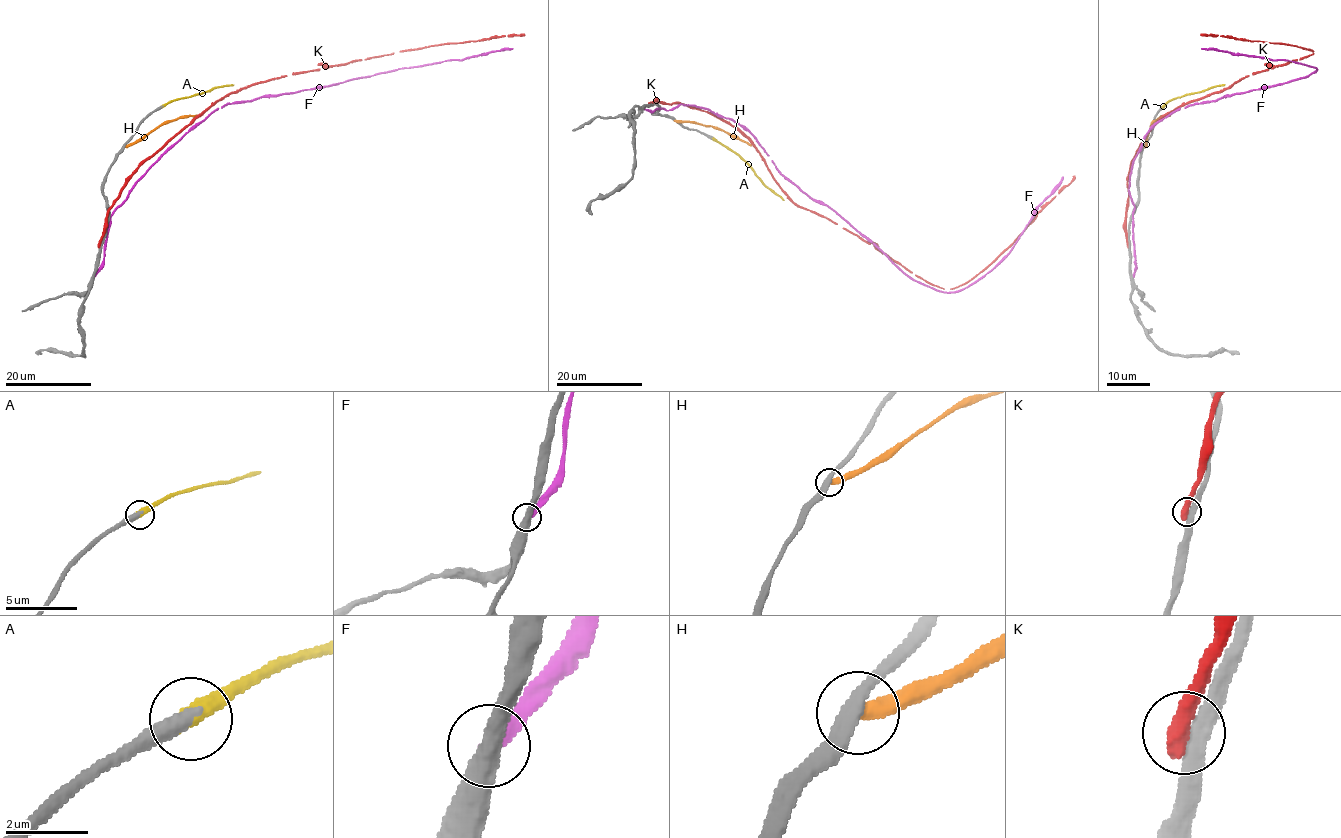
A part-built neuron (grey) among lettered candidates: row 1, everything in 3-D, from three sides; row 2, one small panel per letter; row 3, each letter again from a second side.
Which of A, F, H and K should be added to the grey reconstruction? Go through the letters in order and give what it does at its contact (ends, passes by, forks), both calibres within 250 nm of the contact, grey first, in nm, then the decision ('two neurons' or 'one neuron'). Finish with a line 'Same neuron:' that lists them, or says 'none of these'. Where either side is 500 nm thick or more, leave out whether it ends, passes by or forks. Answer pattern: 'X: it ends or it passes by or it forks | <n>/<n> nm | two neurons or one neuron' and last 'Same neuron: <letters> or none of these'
A: it ends | 440/480 nm | one neuron
F: it ends | 480/300 nm | two neurons
H: it ends | 260/360 nm | two neurons
K: it ends | 360/440 nm | two neurons
Same neuron: A

